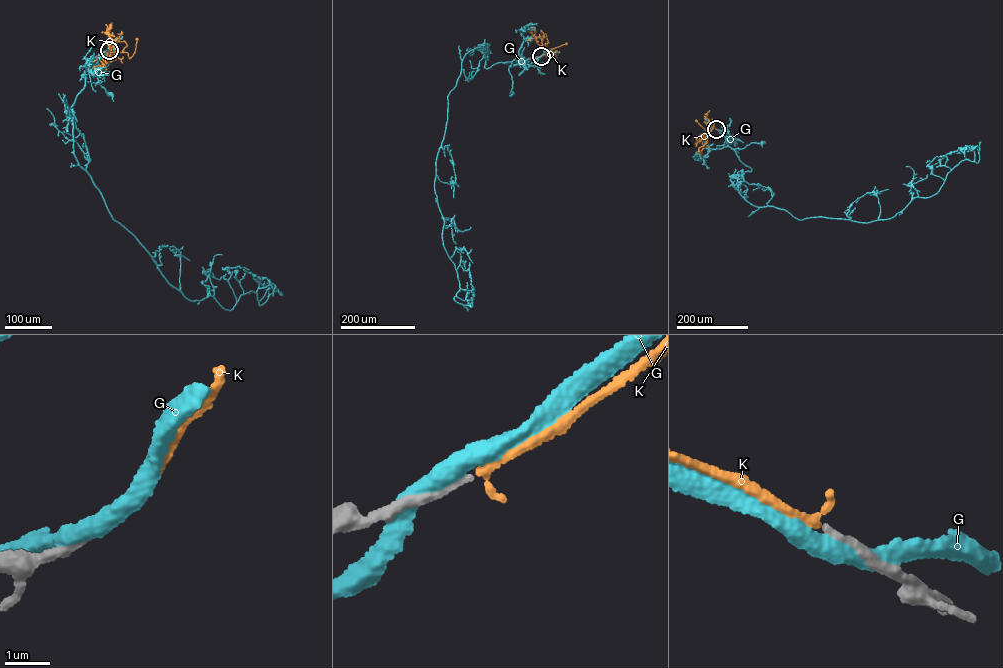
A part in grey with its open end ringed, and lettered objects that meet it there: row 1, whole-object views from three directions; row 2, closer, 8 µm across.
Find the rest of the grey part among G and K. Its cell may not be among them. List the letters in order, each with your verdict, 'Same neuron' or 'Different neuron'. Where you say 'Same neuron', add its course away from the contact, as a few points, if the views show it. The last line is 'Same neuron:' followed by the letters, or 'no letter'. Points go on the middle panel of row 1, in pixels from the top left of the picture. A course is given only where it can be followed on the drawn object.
G: Different neuron
K: Same neuron. Its course: (541, 56), (546, 52), (543, 47), (551, 56), (552, 49), (566, 43)
Same neuron: K

